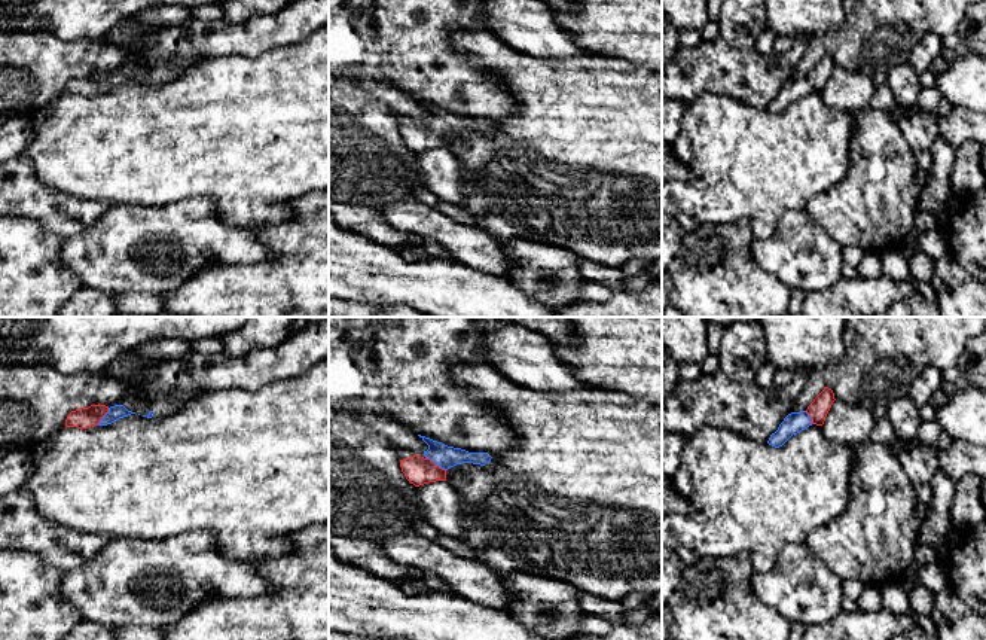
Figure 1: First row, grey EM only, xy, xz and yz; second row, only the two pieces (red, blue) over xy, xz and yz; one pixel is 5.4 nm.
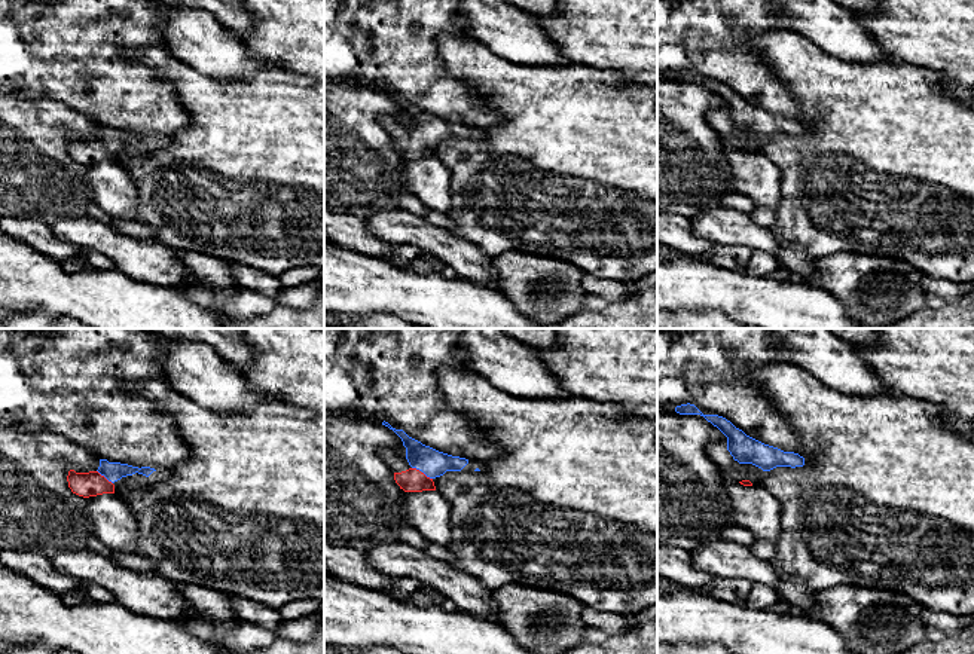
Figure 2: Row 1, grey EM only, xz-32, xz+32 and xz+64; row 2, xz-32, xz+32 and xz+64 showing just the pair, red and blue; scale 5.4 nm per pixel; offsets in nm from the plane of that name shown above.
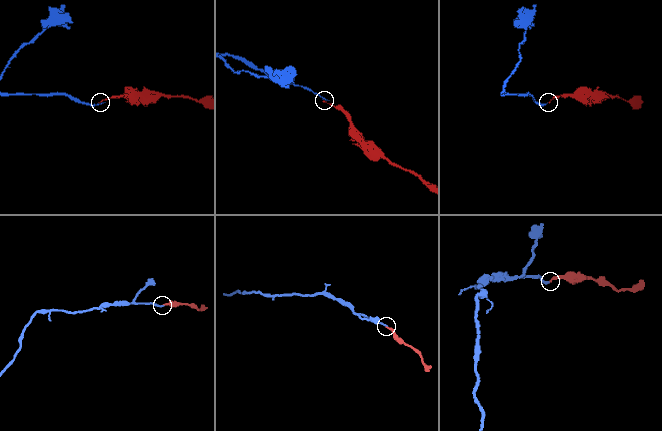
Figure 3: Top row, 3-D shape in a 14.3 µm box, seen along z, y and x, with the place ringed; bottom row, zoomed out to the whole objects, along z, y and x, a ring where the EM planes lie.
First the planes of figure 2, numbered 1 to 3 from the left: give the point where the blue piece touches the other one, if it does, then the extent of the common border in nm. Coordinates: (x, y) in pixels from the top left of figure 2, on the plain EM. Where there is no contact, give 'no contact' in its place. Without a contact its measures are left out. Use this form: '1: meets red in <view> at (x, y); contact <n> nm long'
1: meets red in xz-32 at (103, 143); contact 120 nm long
2: meets red in xz+32 at (426, 143); contact 70 nm long
3: no contact

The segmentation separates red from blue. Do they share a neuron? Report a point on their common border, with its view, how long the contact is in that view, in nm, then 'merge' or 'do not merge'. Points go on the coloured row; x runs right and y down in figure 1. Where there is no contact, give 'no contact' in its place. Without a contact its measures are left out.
contact xz (434, 465); length 130 nm; merge

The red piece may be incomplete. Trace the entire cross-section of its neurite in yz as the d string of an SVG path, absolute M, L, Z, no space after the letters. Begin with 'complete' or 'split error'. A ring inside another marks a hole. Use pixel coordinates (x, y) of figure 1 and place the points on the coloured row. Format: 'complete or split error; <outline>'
split error; M824 387L824 390L813 399L813 402L808 406L806 411L788 414L779 424L778 430L770 435L767 444L775 448L779 448L793 435L800 433L809 426L822 426L834 400L836 399L833 390Z

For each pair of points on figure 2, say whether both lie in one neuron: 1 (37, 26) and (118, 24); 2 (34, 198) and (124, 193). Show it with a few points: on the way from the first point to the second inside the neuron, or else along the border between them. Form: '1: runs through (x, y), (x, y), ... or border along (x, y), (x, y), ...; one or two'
1: runs through (57, 24), (98, 24); one
2: border along (86, 165), (86, 180), (95, 202); two

